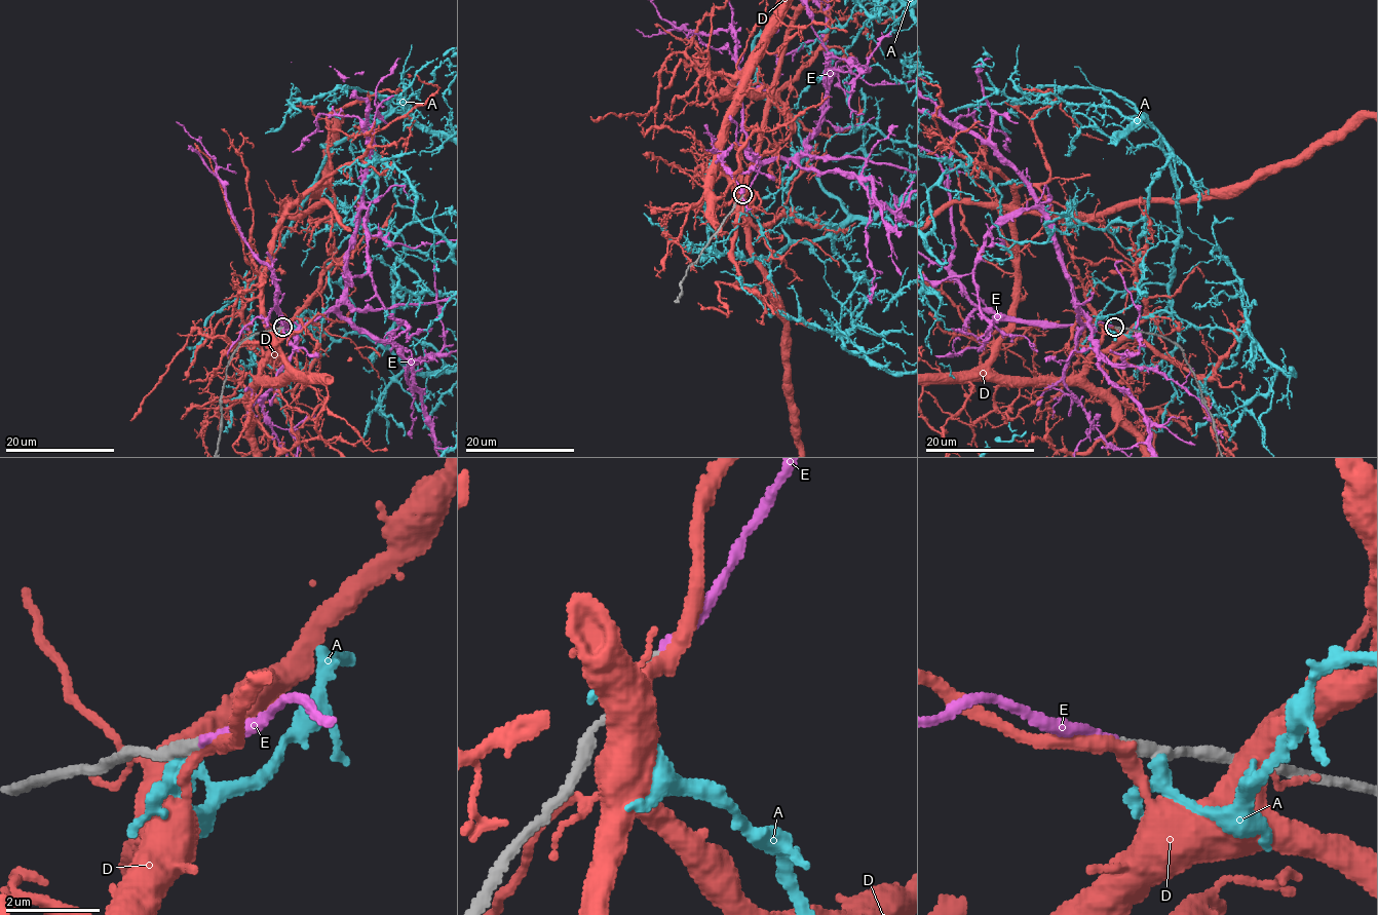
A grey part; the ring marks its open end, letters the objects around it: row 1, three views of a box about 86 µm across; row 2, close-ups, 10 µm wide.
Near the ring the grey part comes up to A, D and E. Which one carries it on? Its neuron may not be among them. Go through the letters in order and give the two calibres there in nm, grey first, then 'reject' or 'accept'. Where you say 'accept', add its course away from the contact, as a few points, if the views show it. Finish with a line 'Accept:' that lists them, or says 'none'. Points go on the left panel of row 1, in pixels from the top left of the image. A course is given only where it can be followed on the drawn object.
A: 320/280 nm | reject
D: 280/300 nm | reject
E: 240/180 nm | accept | via (282, 327), (323, 315), (342, 294), (366, 117), (381, 101), (395, 93)
Accept: E

